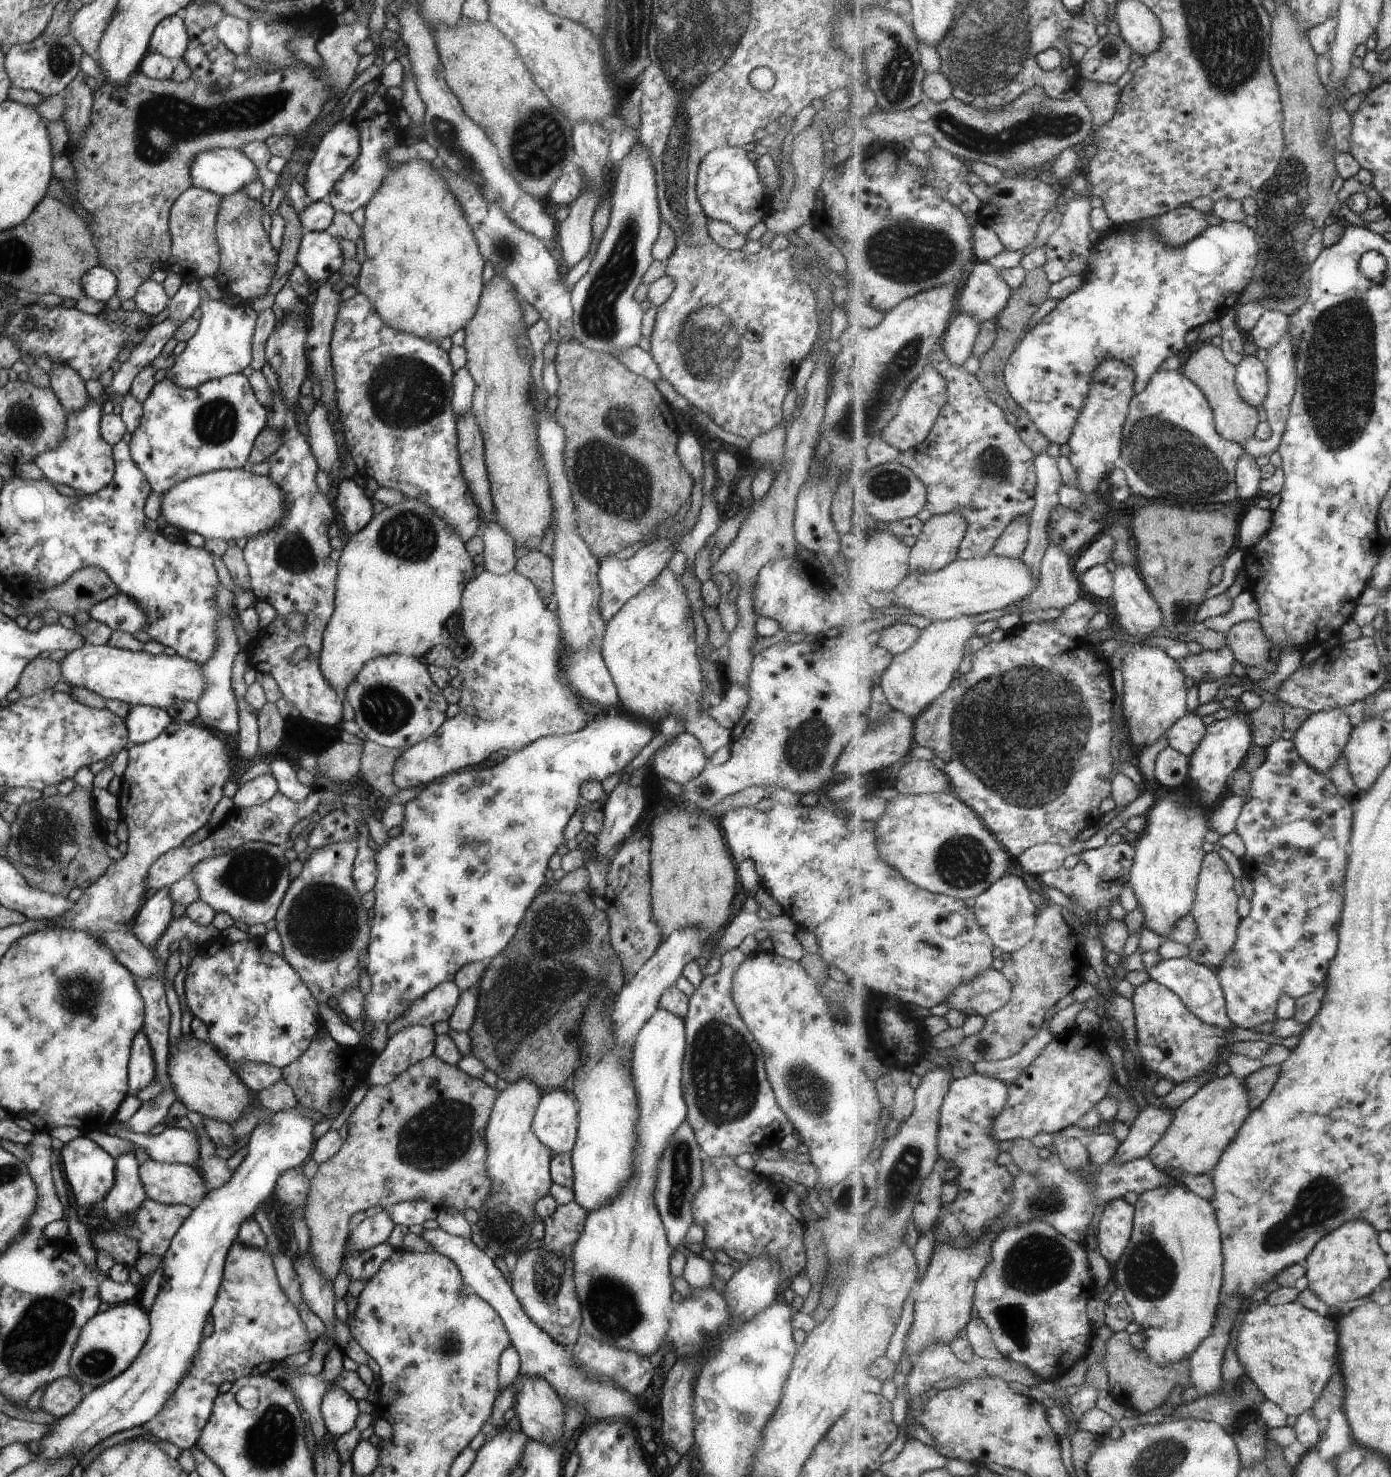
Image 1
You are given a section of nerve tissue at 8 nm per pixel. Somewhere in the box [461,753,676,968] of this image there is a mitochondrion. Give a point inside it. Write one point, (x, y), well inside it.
(560, 914)

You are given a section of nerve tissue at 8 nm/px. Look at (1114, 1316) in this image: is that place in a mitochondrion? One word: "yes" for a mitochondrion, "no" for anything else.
no

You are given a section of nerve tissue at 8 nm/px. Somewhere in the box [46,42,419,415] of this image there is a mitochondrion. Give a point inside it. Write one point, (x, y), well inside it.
(183, 121)

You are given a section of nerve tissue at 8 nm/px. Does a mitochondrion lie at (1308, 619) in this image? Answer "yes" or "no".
no

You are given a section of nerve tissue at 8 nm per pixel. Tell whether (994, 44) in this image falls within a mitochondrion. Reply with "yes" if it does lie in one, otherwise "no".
yes

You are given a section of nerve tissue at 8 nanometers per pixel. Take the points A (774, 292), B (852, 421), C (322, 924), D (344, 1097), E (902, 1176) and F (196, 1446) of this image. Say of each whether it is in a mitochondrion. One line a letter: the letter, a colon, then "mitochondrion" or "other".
A: other
B: mitochondrion
C: mitochondrion
D: other
E: mitochondrion
F: other

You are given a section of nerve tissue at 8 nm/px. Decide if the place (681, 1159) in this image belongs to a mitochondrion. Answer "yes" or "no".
yes

